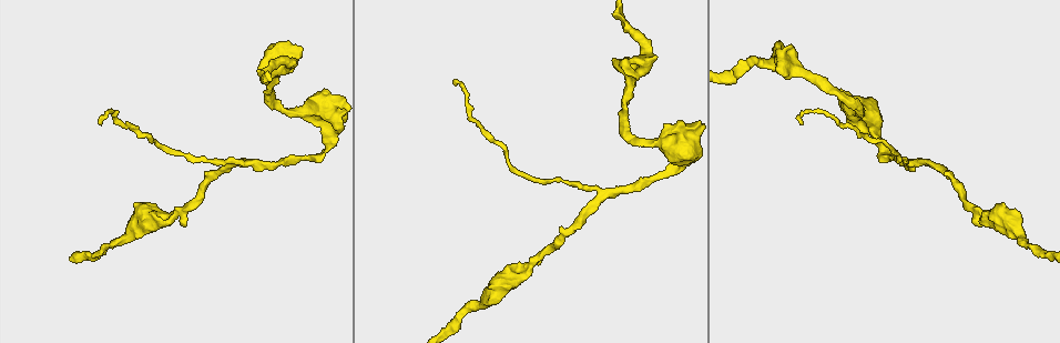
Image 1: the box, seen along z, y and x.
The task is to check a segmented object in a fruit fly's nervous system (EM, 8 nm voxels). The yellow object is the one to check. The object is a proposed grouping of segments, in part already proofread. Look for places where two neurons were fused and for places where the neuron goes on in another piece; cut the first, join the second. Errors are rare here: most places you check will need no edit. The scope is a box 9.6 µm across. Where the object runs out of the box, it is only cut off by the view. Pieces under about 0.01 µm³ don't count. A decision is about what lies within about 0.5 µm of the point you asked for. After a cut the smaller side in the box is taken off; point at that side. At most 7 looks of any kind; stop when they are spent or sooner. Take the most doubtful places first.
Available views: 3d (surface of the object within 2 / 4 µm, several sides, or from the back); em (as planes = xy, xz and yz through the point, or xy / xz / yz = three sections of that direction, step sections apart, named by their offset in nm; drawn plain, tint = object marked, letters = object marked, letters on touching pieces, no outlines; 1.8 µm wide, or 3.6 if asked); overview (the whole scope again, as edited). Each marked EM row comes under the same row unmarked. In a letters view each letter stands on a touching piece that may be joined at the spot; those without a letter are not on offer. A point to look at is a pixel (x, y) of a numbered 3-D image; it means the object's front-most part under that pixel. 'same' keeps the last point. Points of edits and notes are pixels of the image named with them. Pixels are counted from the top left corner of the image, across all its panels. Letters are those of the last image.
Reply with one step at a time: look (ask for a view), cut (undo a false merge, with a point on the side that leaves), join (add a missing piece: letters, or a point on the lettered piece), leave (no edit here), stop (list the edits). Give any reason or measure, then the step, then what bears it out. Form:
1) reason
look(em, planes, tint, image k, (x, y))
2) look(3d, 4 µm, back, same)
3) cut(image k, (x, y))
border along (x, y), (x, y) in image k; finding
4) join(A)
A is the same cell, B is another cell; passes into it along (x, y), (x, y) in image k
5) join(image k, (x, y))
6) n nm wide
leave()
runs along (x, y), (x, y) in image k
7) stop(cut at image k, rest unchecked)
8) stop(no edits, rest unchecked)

three arms meet
look(em, yz, step 4, tint, image 1, (912, 162))

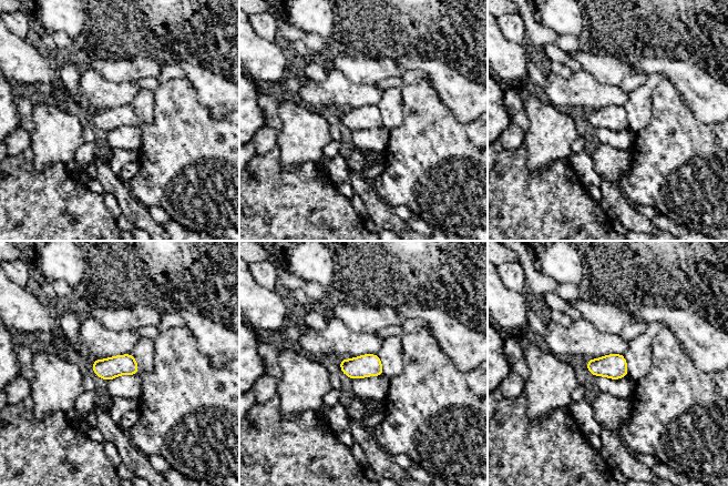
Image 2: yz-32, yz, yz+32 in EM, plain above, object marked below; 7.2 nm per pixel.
look(em, planes, letters, same)

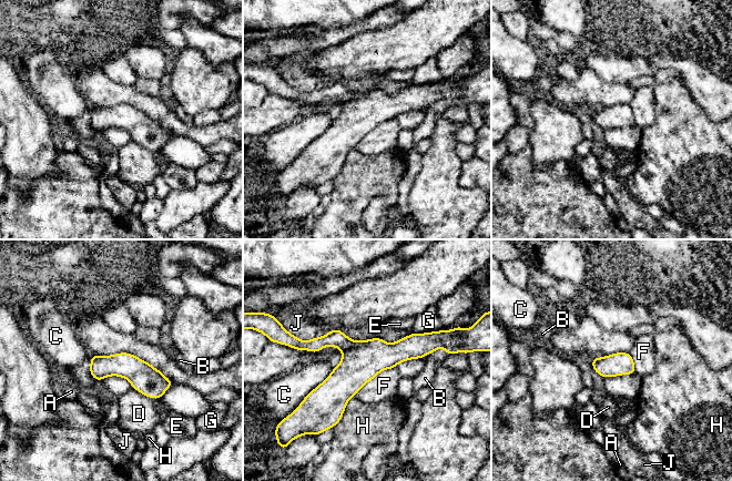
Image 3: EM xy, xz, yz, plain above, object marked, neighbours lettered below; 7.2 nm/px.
F touches over 360 nm
leave()
A, B, C, D, E, F, G, H and J are other cells; runs along (431, 347), (372, 356), (311, 398) in image 3; one neuron here

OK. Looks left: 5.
end of a long branch
look(em, 3.6 µm, yz, step 8, tint, image 1, (802, 124))

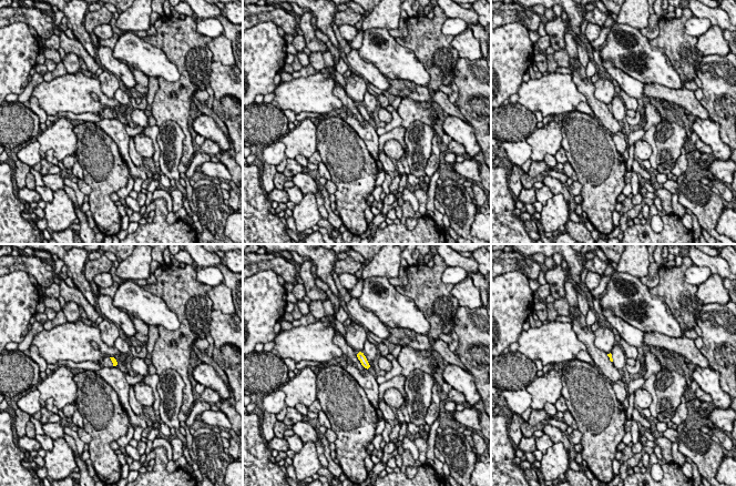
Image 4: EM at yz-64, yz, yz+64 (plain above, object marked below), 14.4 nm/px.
cut it another way
look(em, 3.6 µm, planes, letters, same)

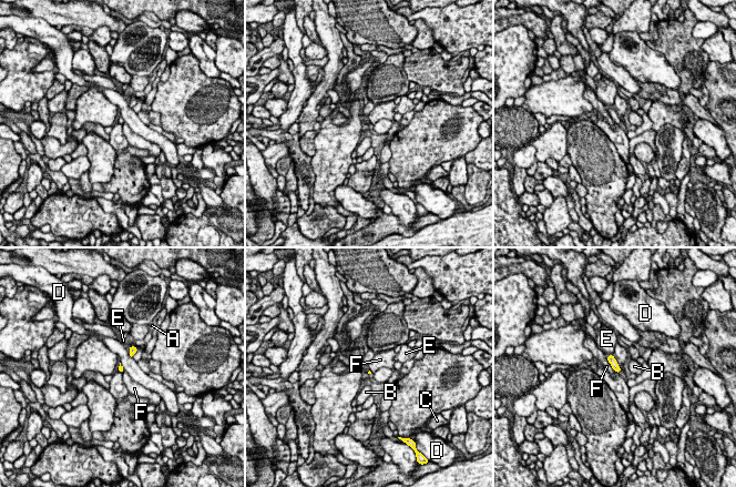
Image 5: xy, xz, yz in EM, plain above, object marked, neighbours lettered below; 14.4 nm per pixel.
leave()
A, B, C, D, E and F are other cells; border along (606, 356), (614, 372) in image 5; no lettered piece goes on from it

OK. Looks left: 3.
branch stops here
look(3d, 4 µm, image 1, (266, 61))

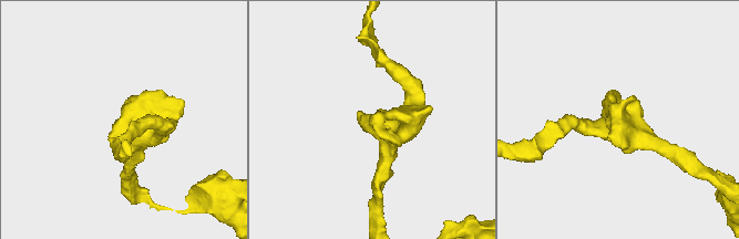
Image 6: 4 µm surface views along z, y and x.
shape alone is not enough
look(em, planes, letters, image 6, (125, 125))

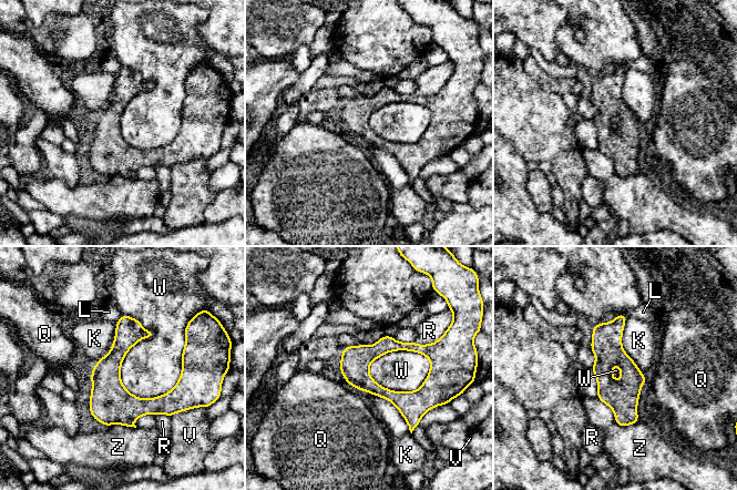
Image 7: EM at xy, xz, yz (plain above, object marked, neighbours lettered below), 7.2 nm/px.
leave()
K, L, Q, R, V, W and Z are other cells; none of them fits

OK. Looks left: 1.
stop(no edits, rest unchecked)

